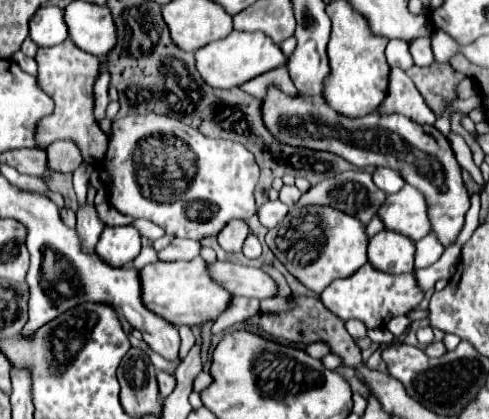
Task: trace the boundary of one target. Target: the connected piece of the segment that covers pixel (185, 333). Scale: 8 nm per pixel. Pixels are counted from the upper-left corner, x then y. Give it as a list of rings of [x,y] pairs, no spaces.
[[[185,325],[180,326],[178,329],[178,332],[181,338],[179,360],[182,360],[188,354],[189,350],[193,347],[193,345],[195,344],[195,337],[191,329]]]

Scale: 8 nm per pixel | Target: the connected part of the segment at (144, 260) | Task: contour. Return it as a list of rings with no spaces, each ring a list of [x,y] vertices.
[[[145,246],[145,248],[141,250],[141,254],[133,260],[135,268],[143,268],[143,266],[147,266],[147,264],[151,264],[151,262],[157,262],[157,252],[153,250],[153,246]]]

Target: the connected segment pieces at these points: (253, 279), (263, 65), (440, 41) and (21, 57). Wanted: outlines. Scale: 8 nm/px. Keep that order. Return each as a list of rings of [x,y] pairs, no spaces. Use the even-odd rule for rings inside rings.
[[[215,262],[211,264],[211,274],[235,296],[247,296],[257,300],[277,296],[275,280],[267,276],[267,272],[263,272],[261,268],[247,268],[231,262]]]
[[[231,32],[231,36],[211,42],[195,52],[197,70],[201,78],[213,86],[213,88],[235,88],[251,80],[253,76],[261,76],[263,72],[269,72],[273,68],[279,68],[279,64],[287,62],[287,56],[281,52],[281,48],[261,32]]]
[[[433,32],[431,34],[431,42],[433,42],[433,56],[435,62],[447,62],[453,54],[457,54],[461,50],[461,46],[445,32]]]
[[[21,50],[13,56],[13,60],[27,72],[27,74],[31,74],[31,76],[37,76],[37,62],[33,60],[33,58],[29,58],[29,56],[25,56]]]

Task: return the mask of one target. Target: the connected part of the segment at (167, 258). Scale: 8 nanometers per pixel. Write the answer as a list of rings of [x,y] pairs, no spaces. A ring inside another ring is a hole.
[[[175,238],[165,250],[159,252],[159,260],[163,262],[175,262],[175,260],[193,260],[199,256],[201,244],[197,240],[187,238]]]

